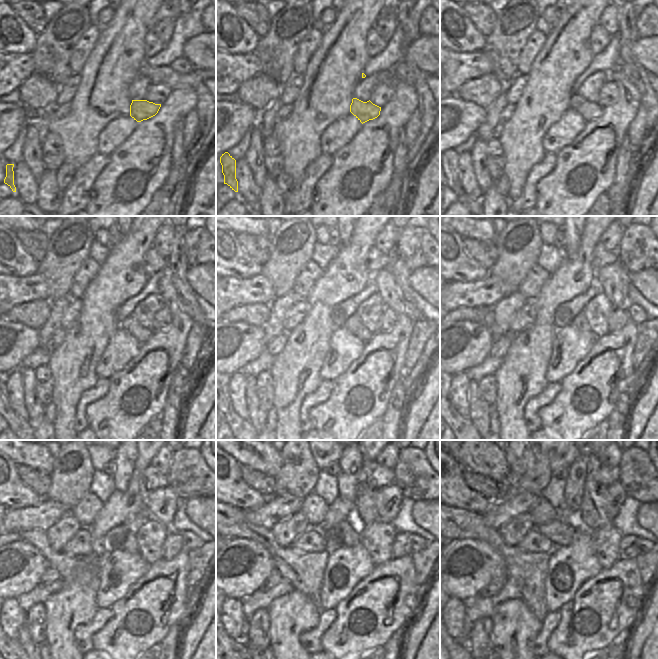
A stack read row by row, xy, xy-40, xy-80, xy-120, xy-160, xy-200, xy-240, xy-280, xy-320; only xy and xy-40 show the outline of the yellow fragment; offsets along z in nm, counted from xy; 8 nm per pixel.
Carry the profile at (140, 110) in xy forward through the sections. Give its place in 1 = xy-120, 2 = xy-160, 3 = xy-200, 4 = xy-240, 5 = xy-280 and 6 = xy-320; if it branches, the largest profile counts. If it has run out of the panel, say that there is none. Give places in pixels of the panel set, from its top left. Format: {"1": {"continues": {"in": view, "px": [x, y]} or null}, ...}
{"1": {"continues": {"in": "xy-120", "px": [127, 321]}}, "2": {"continues": {"in": "xy-160", "px": [344, 314]}}, "3": {"continues": {"in": "xy-200", "px": [571, 313]}}, "4": {"continues": {"in": "xy-240", "px": [123, 537]}}, "5": {"continues": {"in": "xy-280", "px": [346, 534]}}, "6": {"continues": {"in": "xy-320", "px": [560, 532]}}}

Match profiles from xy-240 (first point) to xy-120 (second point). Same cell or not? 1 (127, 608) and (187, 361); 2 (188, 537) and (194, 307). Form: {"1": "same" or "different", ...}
{"1": "different", "2": "same"}

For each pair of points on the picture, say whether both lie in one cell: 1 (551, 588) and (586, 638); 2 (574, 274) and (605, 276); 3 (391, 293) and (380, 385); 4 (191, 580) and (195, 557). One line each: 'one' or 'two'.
1: two
2: two
3: one
4: one

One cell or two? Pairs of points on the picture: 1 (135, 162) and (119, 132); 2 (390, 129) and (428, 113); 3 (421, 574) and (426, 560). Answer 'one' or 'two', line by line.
1: two
2: two
3: one

